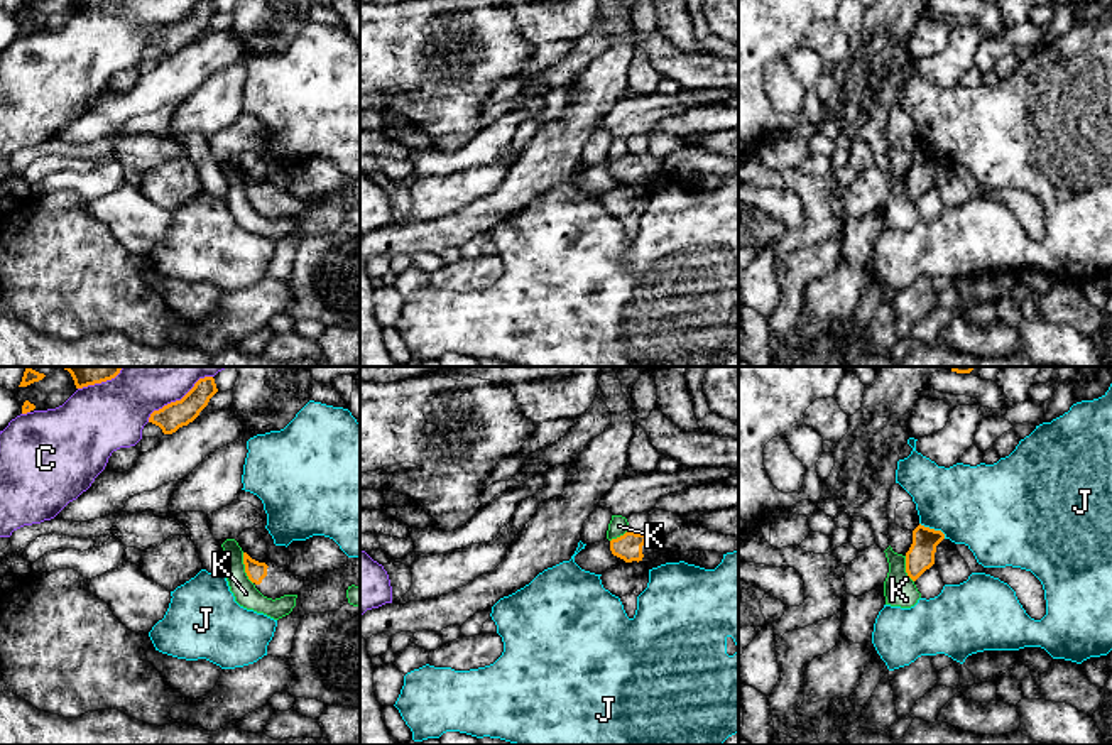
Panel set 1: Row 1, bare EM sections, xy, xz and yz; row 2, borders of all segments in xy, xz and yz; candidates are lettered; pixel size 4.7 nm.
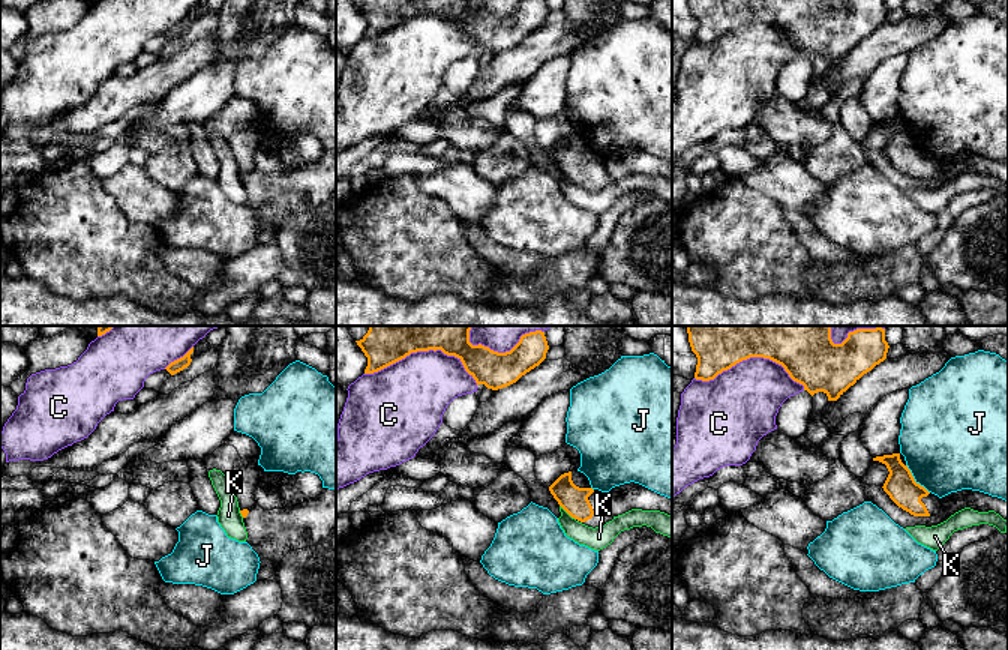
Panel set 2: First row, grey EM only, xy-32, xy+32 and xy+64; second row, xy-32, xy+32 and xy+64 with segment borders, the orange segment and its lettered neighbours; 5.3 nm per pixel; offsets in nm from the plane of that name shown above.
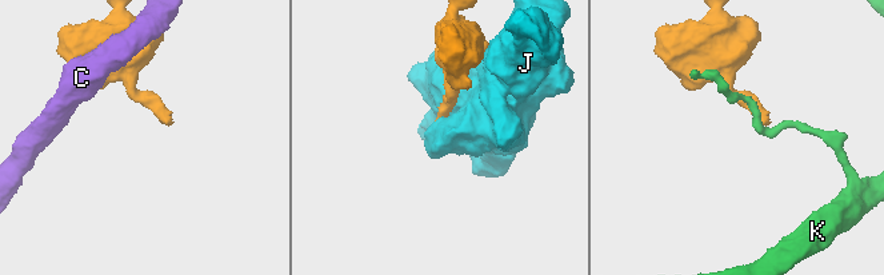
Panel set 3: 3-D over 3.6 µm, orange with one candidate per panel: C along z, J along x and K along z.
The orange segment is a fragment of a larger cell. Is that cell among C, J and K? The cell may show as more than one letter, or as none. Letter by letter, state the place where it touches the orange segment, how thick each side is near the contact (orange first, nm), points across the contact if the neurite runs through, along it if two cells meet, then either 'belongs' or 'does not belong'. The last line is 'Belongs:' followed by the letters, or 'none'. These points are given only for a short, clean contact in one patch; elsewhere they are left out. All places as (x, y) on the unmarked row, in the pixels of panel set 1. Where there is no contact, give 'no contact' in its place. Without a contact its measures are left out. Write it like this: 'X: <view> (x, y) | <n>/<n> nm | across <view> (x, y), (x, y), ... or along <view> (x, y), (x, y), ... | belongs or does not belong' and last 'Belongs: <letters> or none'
C: xy (171, 24) | 130/280 nm | does not belong
J: yz (933, 151) | 130/380 nm | does not belong
K: xy (245, 190) | 90/120 nm | along xy (242, 174), (245, 196), (252, 205) | does not belong
Belongs: none

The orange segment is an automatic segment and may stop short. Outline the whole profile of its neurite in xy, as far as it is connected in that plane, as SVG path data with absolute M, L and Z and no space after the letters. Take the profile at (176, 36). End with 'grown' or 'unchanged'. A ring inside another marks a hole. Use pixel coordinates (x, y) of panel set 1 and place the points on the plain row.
M199 0L181 22L154 32L149 44L159 47L164 56L172 56L193 44L216 14L215 0Z; unchanged

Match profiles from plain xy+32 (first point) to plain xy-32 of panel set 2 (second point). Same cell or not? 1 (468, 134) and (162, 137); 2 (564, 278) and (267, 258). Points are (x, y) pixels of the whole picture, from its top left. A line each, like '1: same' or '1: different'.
1: same
2: same

